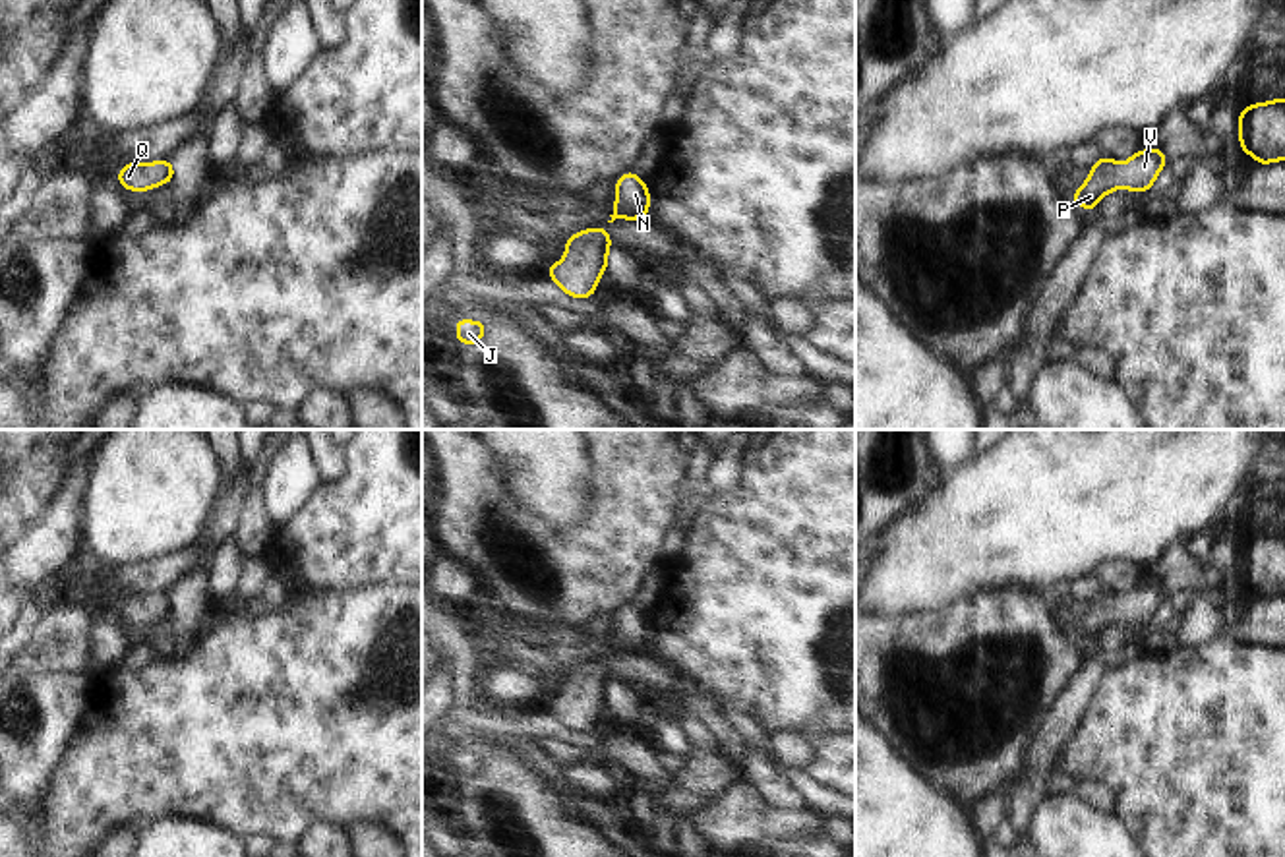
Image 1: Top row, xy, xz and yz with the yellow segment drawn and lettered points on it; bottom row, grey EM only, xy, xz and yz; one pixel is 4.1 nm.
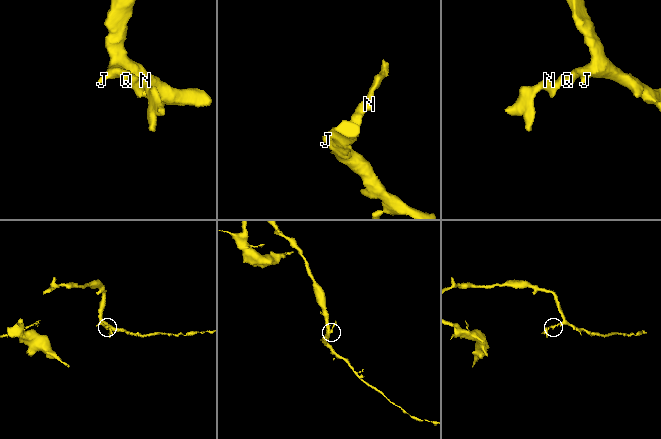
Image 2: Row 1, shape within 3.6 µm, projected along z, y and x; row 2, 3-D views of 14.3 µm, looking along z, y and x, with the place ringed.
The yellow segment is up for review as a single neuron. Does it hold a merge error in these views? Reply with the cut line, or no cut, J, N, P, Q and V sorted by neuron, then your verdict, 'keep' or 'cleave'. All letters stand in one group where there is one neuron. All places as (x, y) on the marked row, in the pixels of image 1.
no cut | J N P Q V | keep

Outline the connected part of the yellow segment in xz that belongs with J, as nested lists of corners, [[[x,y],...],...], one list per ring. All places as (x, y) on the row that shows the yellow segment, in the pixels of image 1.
[[[457,319],[457,342],[461,344],[476,344],[482,340],[486,333],[484,321]]]

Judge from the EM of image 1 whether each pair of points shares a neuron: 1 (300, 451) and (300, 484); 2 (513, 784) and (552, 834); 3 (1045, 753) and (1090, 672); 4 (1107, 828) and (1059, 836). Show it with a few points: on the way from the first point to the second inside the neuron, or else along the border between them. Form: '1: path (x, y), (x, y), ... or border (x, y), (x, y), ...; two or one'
1: path (300, 459), (300, 476); one
2: path (513, 796), (540, 823); one
3: path (1055, 734), (1080, 691); one
4: path (1096, 836), (1071, 836); one

